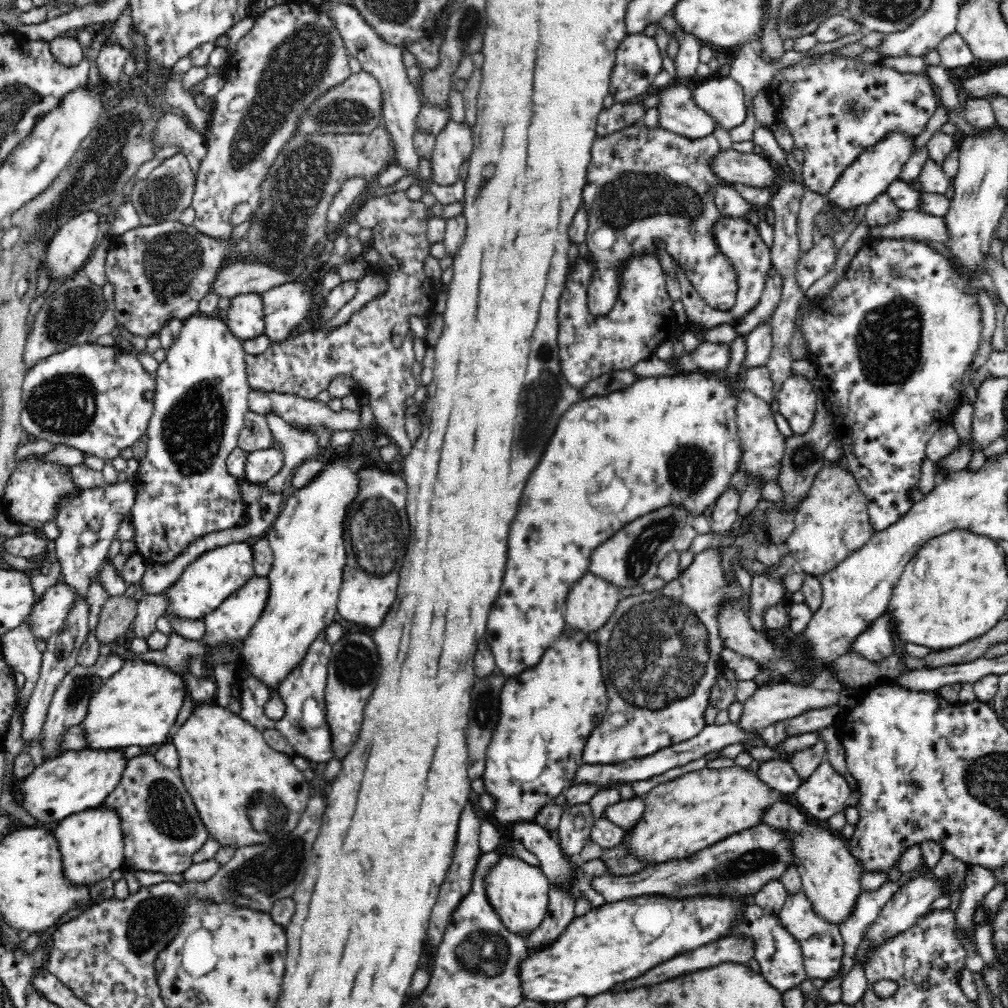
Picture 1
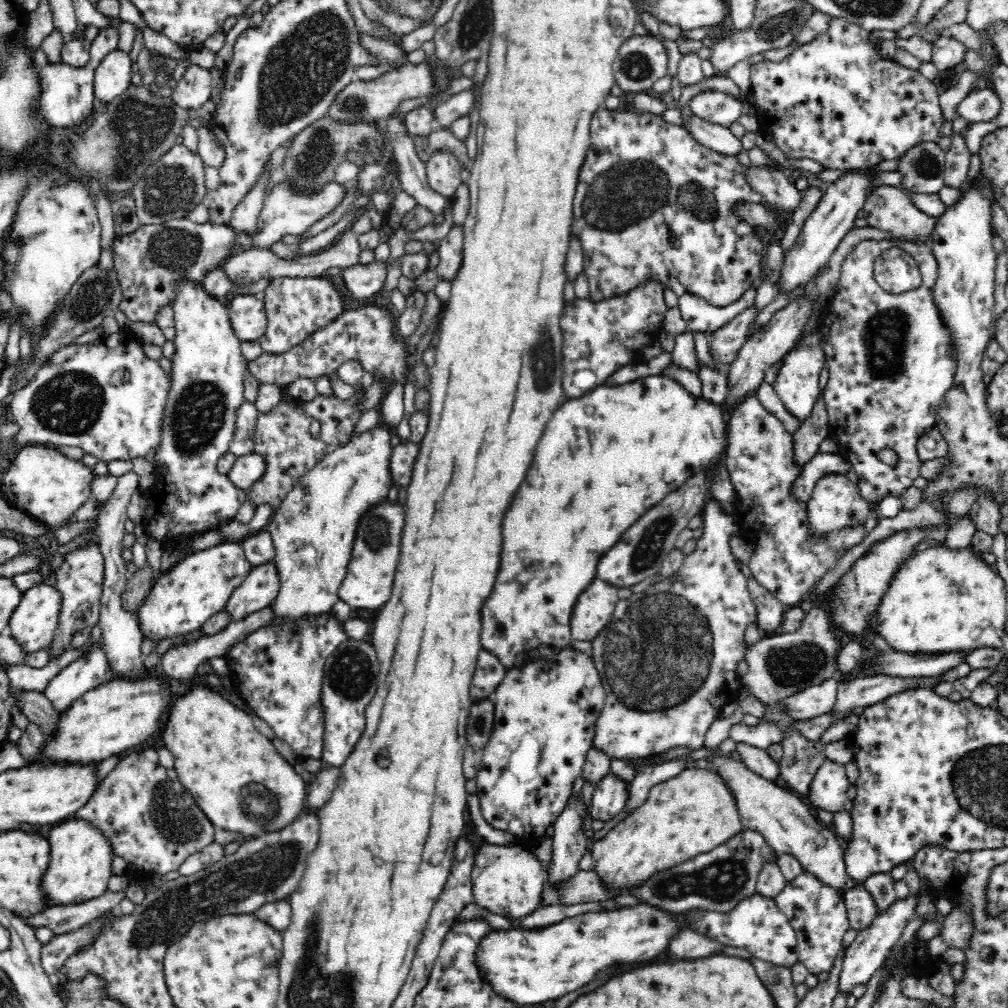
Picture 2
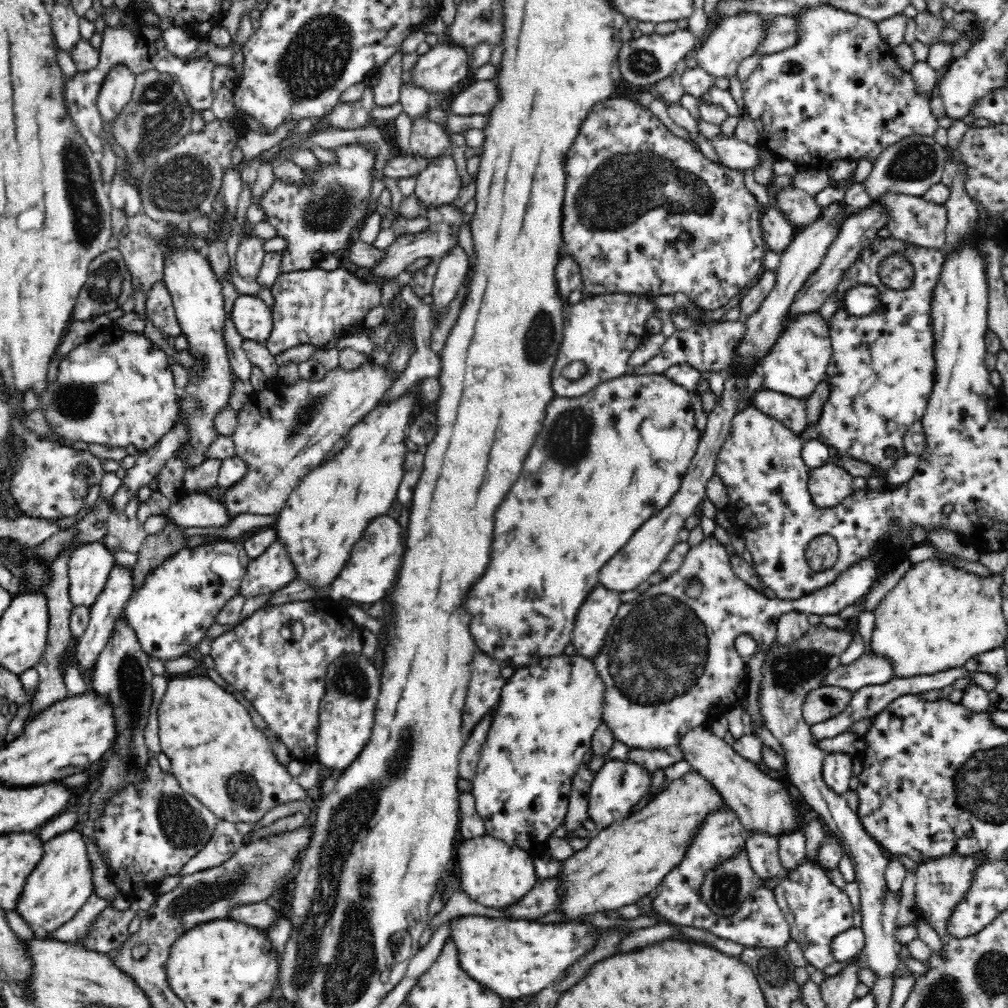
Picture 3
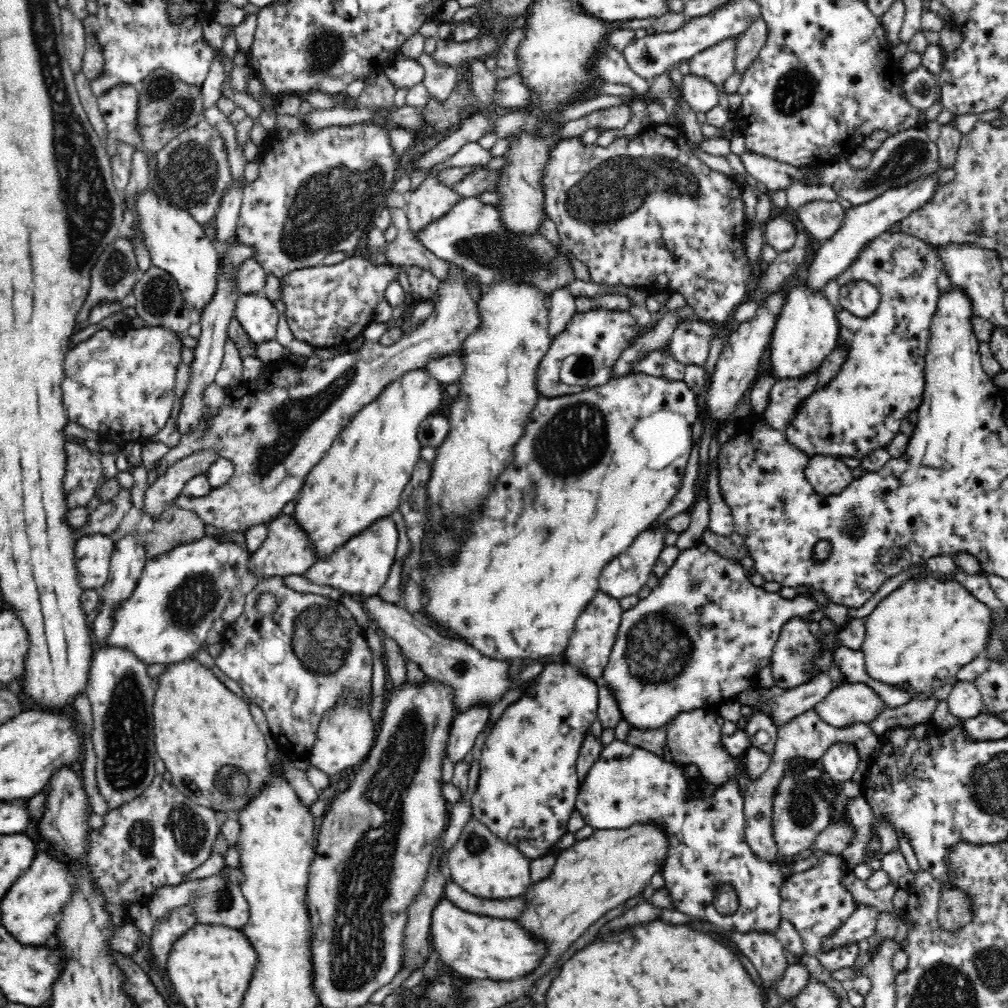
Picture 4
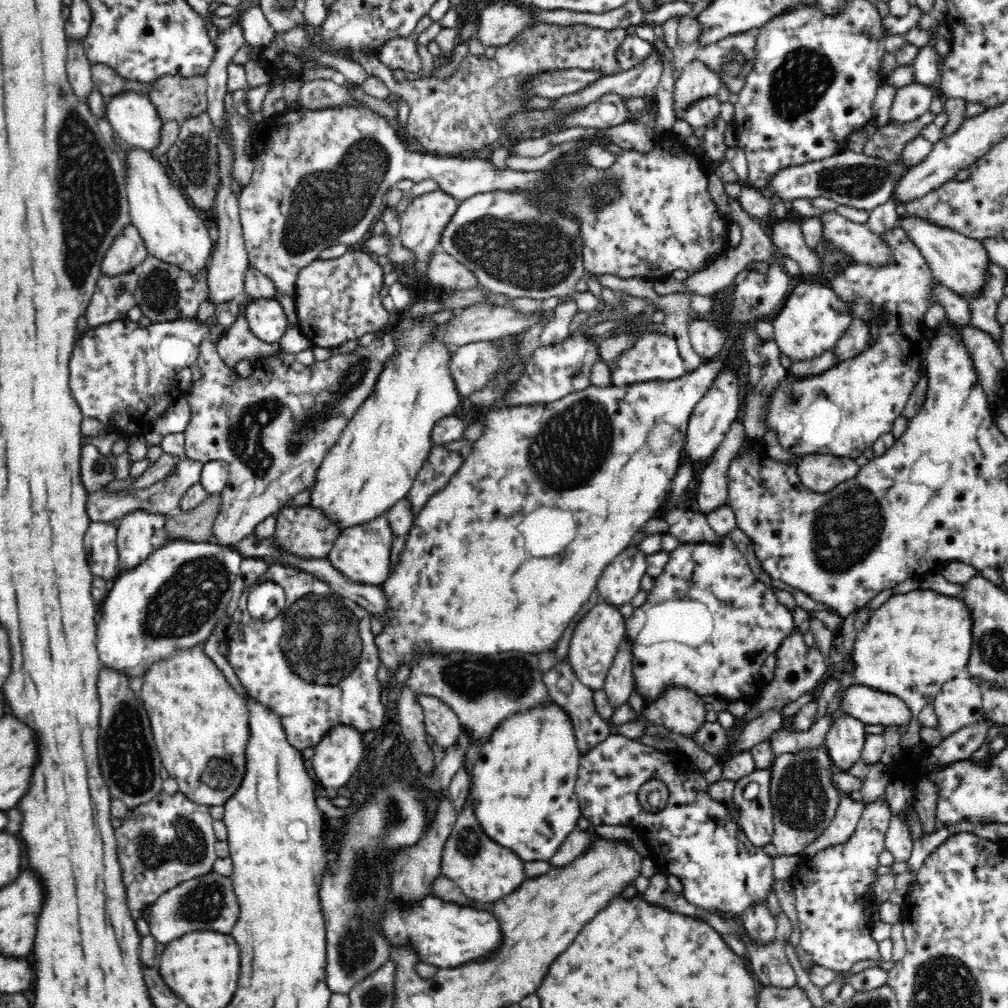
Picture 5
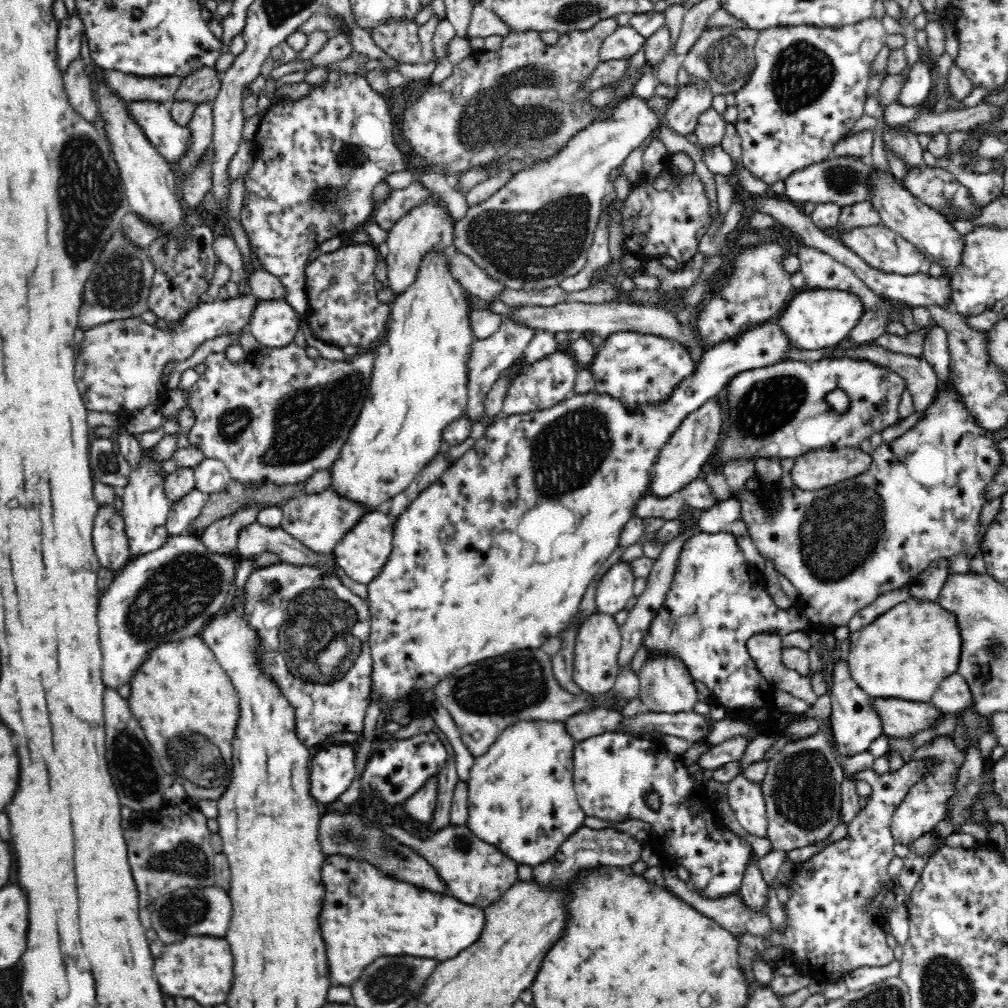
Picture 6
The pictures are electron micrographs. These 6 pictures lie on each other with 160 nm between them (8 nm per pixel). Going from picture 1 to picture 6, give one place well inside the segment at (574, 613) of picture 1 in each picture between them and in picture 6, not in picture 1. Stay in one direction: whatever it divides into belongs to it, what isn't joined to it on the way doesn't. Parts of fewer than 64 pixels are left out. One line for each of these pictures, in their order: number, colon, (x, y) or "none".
2: (593, 611)
3: (597, 614)
4: (589, 647)
5: (594, 643)
6: (596, 664)

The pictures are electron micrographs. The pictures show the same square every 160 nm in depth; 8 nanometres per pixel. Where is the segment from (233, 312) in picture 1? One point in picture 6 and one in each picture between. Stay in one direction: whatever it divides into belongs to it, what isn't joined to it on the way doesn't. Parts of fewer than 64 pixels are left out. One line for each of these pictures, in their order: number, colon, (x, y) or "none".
2: (248, 317)
3: (254, 321)
4: (258, 316)
5: (266, 317)
6: (275, 324)

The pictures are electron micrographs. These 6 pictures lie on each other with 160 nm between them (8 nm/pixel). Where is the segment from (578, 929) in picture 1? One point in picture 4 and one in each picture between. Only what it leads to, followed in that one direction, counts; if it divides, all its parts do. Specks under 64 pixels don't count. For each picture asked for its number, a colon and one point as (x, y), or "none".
2: (525, 965)
3: (513, 958)
4: (470, 945)

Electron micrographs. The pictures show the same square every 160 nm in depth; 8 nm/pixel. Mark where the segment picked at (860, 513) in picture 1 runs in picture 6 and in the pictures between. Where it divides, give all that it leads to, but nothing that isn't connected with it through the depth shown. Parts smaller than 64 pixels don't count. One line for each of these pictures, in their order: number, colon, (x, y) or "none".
2: (835, 501)
3: (829, 484)
4: (828, 475)
5: (819, 472)
6: (823, 467)

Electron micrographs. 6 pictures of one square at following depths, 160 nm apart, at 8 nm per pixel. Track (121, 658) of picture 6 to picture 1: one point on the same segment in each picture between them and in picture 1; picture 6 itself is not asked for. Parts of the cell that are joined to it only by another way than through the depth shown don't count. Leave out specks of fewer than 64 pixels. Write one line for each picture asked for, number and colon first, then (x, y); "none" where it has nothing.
1: (204, 584)
2: (184, 596)
3: (170, 612)
4: (180, 593)
5: (175, 598)

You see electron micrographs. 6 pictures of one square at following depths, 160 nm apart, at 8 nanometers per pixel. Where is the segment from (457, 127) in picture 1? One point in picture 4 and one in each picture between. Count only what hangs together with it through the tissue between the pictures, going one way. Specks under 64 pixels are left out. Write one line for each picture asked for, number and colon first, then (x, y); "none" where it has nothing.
2: (442, 170)
3: (438, 185)
4: (431, 201)

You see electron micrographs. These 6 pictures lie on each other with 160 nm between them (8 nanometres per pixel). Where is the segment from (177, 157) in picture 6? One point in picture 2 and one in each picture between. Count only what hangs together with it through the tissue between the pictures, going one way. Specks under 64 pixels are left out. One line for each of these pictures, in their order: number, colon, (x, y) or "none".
2: (113, 76)
3: (117, 90)
4: (119, 107)
5: (133, 116)

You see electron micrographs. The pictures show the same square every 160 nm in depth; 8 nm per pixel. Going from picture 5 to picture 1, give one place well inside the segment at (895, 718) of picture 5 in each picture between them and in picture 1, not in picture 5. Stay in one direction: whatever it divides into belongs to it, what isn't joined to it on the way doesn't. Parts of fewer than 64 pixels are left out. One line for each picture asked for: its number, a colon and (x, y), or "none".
1: (778, 701)
2: (818, 700)
3: (827, 702)
4: (847, 704)

